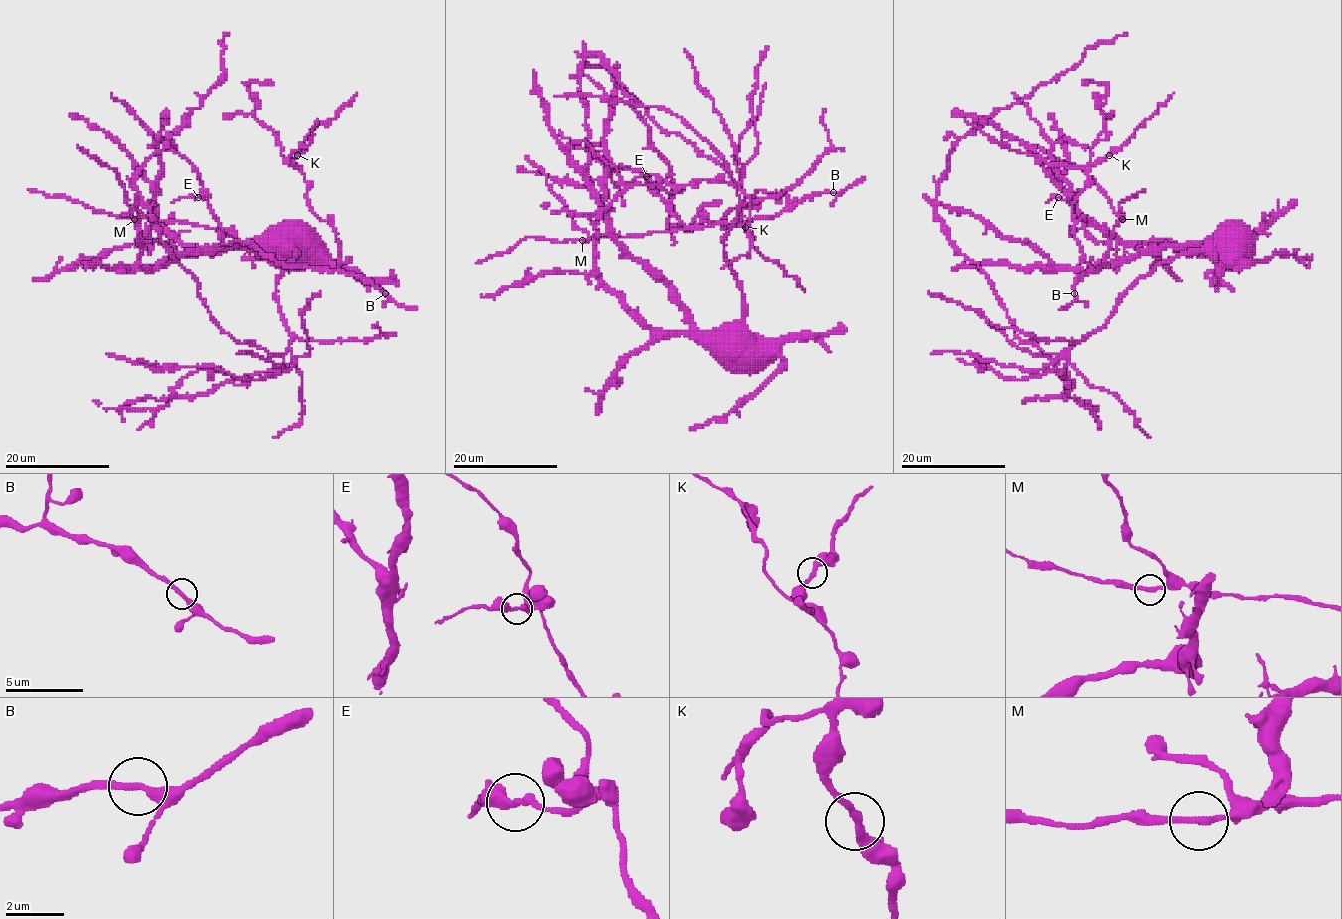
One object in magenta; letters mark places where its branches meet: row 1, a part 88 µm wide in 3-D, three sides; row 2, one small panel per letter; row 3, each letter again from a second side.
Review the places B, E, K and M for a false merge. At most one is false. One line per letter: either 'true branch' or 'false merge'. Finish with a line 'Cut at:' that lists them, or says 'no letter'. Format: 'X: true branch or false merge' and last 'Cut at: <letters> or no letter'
B: true branch
E: true branch
K: true branch
M: true branch
Cut at: no letter

